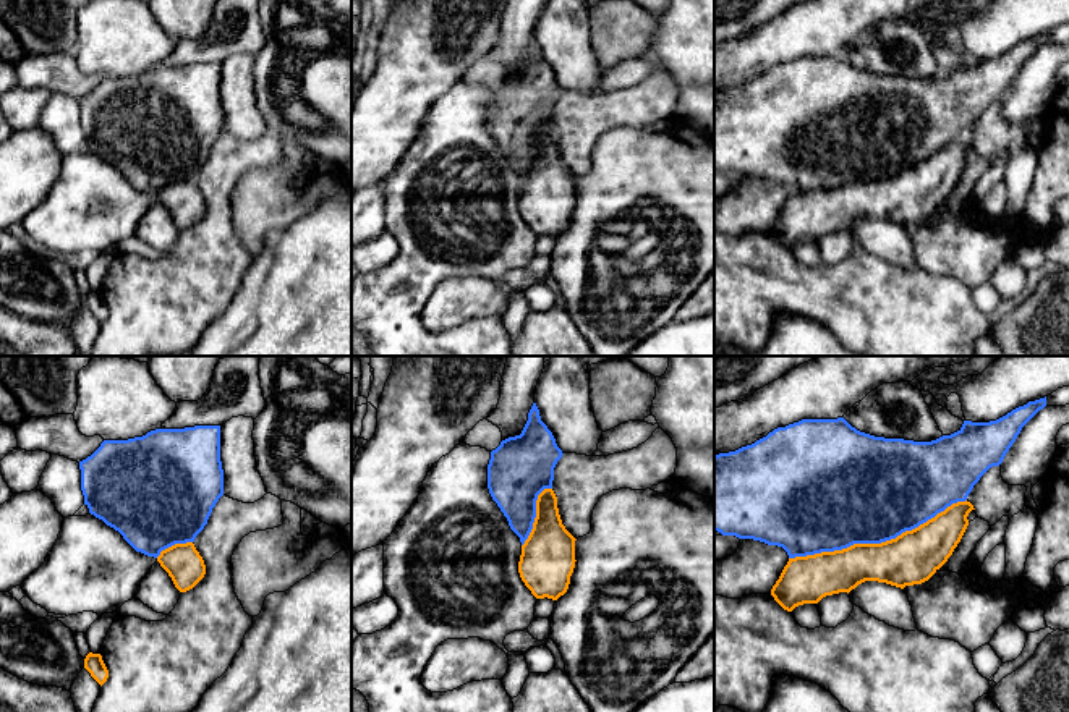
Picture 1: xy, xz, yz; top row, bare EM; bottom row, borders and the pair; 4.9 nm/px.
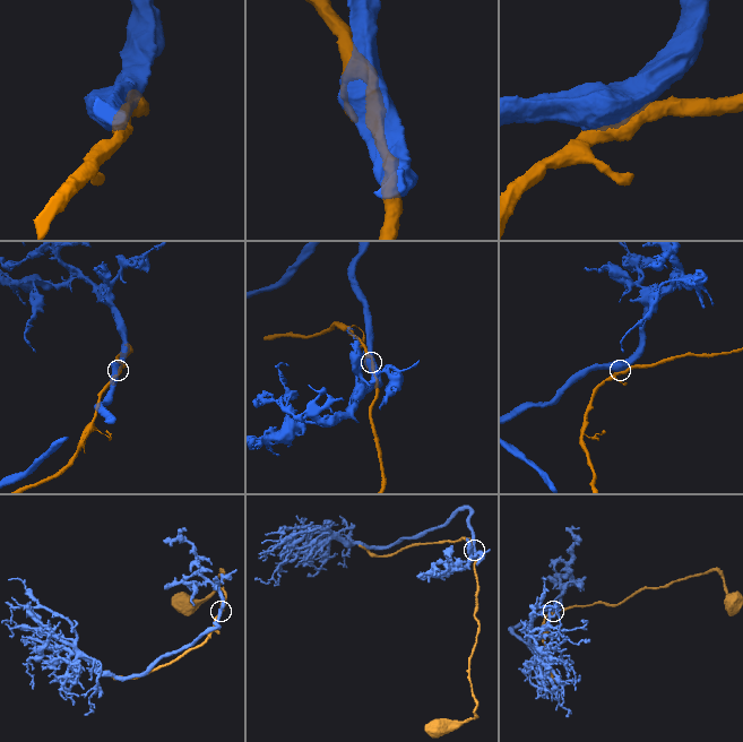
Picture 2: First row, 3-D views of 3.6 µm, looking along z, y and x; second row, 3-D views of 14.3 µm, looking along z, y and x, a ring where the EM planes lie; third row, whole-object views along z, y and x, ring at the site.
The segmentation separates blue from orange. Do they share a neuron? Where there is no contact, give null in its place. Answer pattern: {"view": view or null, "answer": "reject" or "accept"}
{"view": "yz", "answer": "accept"}

